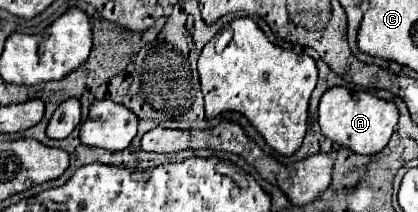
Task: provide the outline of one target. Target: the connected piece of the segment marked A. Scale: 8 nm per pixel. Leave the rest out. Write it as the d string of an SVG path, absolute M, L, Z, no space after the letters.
M330 87L318 107L318 125L322 133L334 143L348 147L354 153L374 155L386 147L396 125L398 125L398 107L392 101L378 99L368 91L352 93L346 87Z

